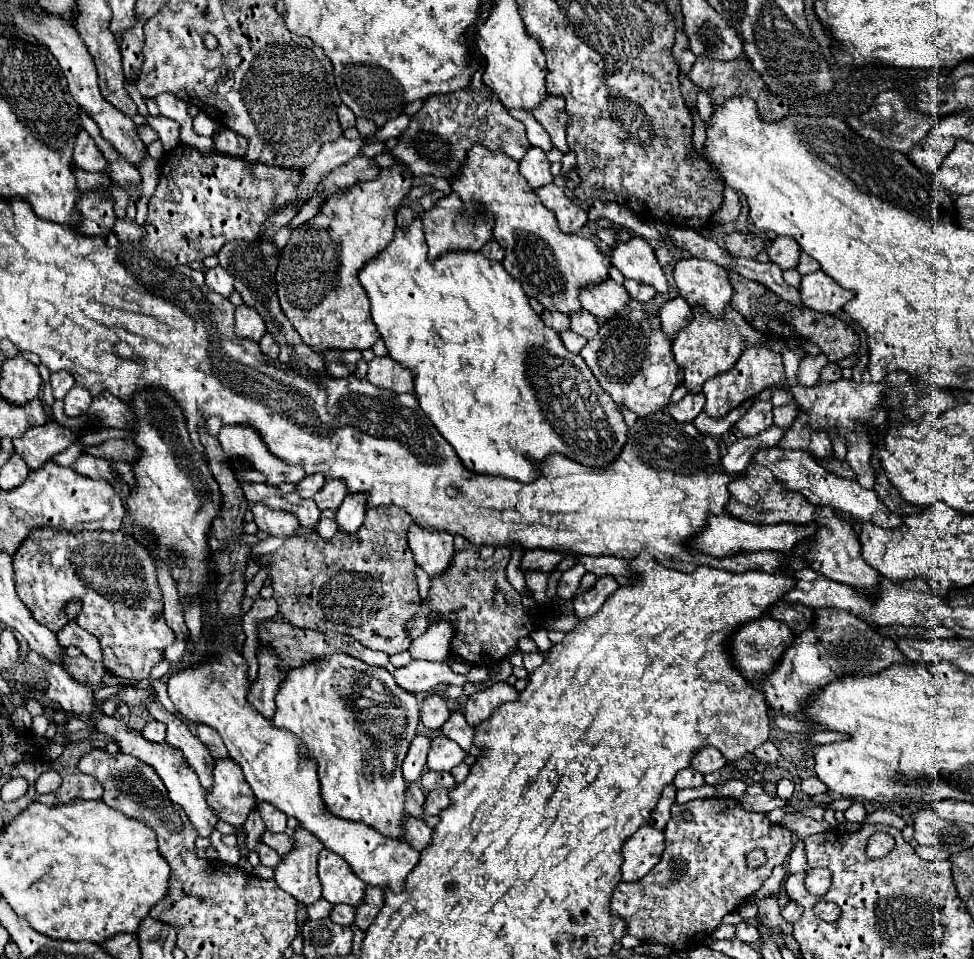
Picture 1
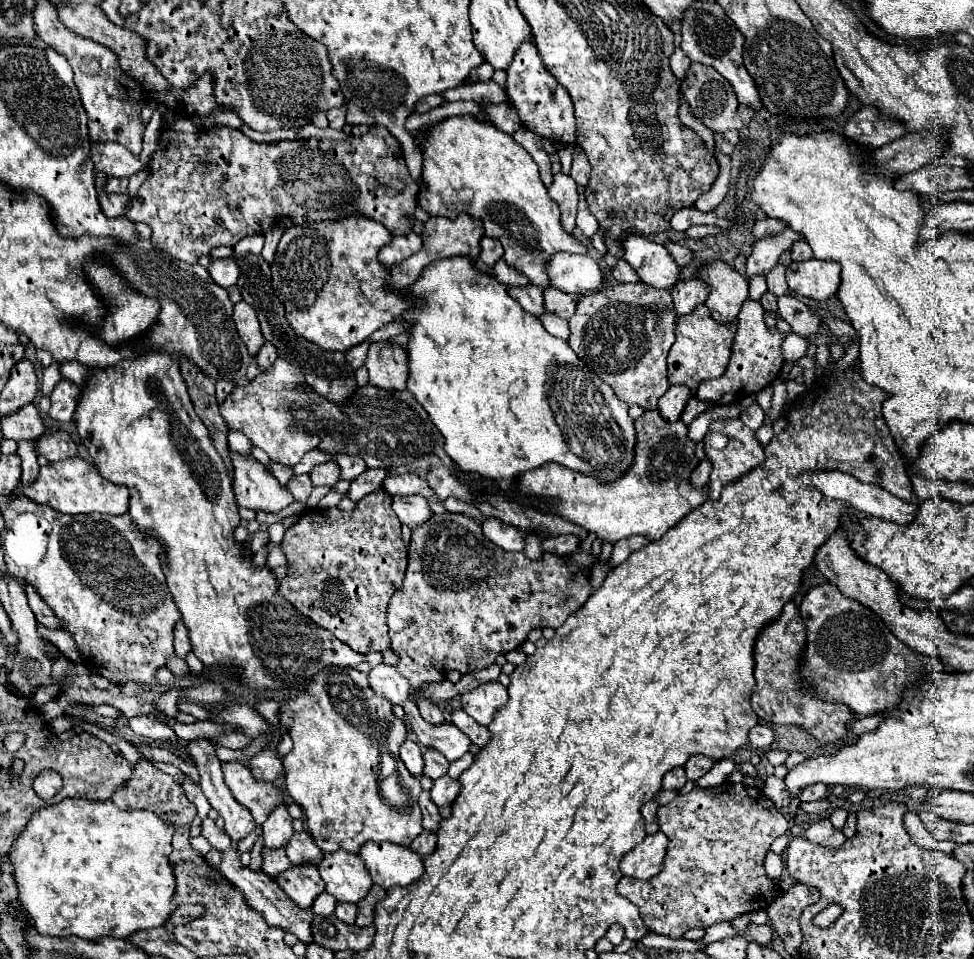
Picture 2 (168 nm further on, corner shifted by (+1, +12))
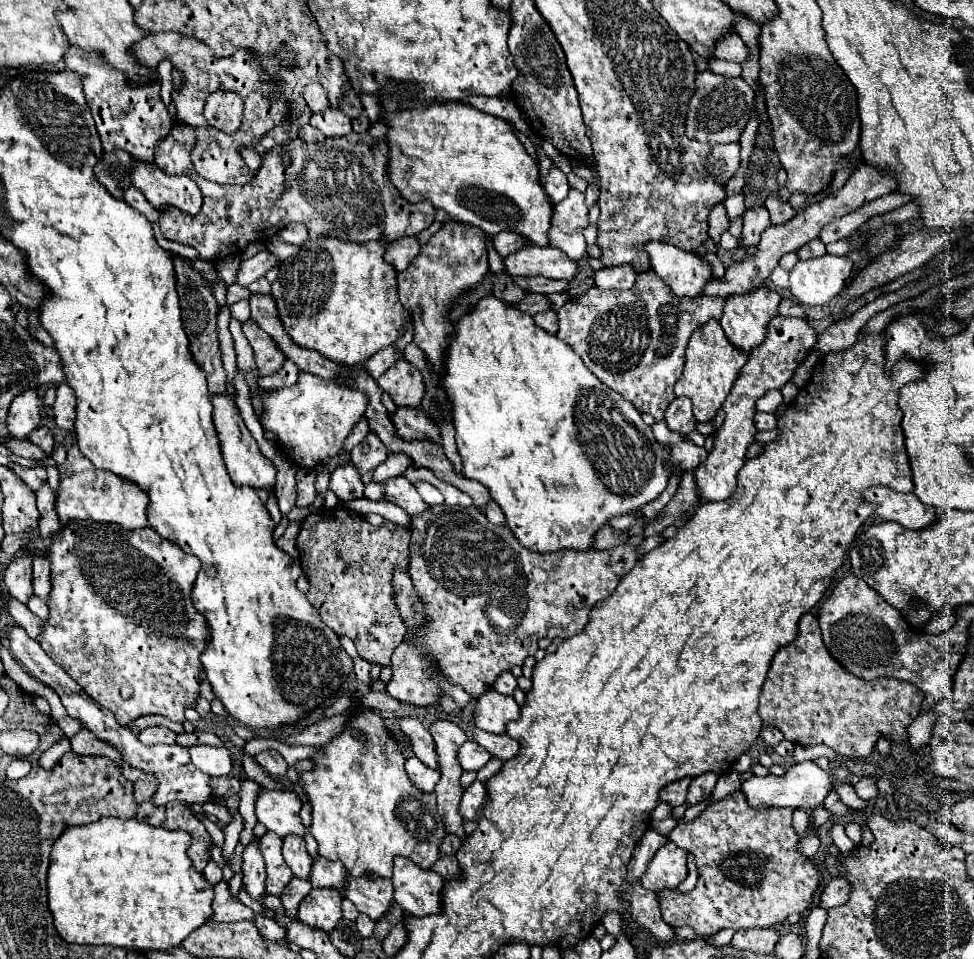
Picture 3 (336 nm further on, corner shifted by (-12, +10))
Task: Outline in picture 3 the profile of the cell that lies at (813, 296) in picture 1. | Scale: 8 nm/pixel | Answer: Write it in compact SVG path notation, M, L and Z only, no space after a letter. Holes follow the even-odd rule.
M823 255L819 259L799 261L791 271L789 289L791 289L793 297L803 305L825 305L845 289L851 273L853 273L853 261L849 257Z

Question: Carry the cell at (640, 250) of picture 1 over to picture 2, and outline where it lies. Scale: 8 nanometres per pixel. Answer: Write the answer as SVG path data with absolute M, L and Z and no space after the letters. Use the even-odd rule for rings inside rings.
M636 233L628 235L622 245L624 259L636 269L642 283L648 283L656 289L672 289L678 283L680 267L664 245L658 245Z

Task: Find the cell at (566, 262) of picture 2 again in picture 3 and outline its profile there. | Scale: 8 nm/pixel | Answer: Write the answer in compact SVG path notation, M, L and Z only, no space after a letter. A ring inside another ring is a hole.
M527 245L505 259L505 271L509 275L543 275L547 279L573 281L579 275L579 263L569 259L557 247Z

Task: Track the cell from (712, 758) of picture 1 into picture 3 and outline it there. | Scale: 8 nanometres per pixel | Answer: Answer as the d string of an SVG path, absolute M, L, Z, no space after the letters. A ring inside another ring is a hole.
M713 771L697 775L697 777L691 781L691 785L689 785L687 805L695 805L695 803L703 801L703 799L713 791L713 787L715 787L715 783L717 783L717 779L719 779L719 775L717 775L717 773L713 773Z

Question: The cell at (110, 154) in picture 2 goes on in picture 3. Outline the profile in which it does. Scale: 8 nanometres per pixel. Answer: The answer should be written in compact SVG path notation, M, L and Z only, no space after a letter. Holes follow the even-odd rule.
M133 161L131 183L153 207L173 205L191 215L197 215L201 209L201 191L187 175L167 175L157 165L141 165L141 161Z

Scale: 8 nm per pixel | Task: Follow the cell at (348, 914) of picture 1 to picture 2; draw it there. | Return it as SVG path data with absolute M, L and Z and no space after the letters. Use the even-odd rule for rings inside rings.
M338 903L336 907L336 917L344 923L354 923L356 919L356 905L350 905L350 903Z

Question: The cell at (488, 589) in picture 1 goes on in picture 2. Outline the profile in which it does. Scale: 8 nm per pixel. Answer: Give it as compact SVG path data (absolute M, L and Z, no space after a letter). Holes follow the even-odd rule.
M442 513L442 515L432 515L428 521L420 523L418 527L412 529L412 541L408 545L408 569L406 569L406 577L404 577L404 585L398 589L396 595L392 595L390 605L388 605L388 627L390 627L390 649L400 657L400 661L396 663L396 669L410 681L412 687L420 687L424 683L434 683L440 681L442 677L446 677L446 673L450 671L458 671L460 675L472 673L472 671L480 671L486 669L488 665L492 665L496 661L498 655L506 655L508 651L518 649L524 641L526 635L532 629L558 629L566 617L574 611L578 611L582 607L582 603L592 595L592 585L590 585L590 571L586 567L580 565L570 565L566 561L566 557L554 555L554 553L544 553L542 559L532 561L528 559L524 553L512 553L512 551L504 551L502 547L494 545L490 539L484 537L482 527L476 519L466 517L466 515L458 515L458 513Z

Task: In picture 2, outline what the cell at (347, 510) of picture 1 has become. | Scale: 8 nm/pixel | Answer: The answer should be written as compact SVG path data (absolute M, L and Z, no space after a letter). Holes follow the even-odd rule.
M366 469L362 475L358 475L358 477L352 481L350 491L348 491L350 499L358 503L364 495L368 495L368 493L380 489L382 483L384 483L384 479L388 477L388 473L390 473L388 469Z

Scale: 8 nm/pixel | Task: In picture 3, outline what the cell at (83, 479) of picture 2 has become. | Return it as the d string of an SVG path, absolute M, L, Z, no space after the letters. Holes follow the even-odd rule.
M71 445L67 451L67 461L57 467L59 469L59 493L57 493L57 515L61 523L69 523L75 519L93 519L103 523L117 523L125 529L141 529L147 527L147 503L149 497L139 489L139 485L133 485L133 481L125 481L123 477L117 477L109 471L97 469L81 451L77 445Z

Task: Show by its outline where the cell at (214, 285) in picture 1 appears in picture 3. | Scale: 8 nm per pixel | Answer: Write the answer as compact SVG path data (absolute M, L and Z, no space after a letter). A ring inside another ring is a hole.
M261 251L261 253L257 253L255 257L241 261L235 283L247 287L247 285L251 285L253 281L261 279L271 267L277 267L277 265L279 265L279 261L277 261L277 257L275 257L273 253Z

